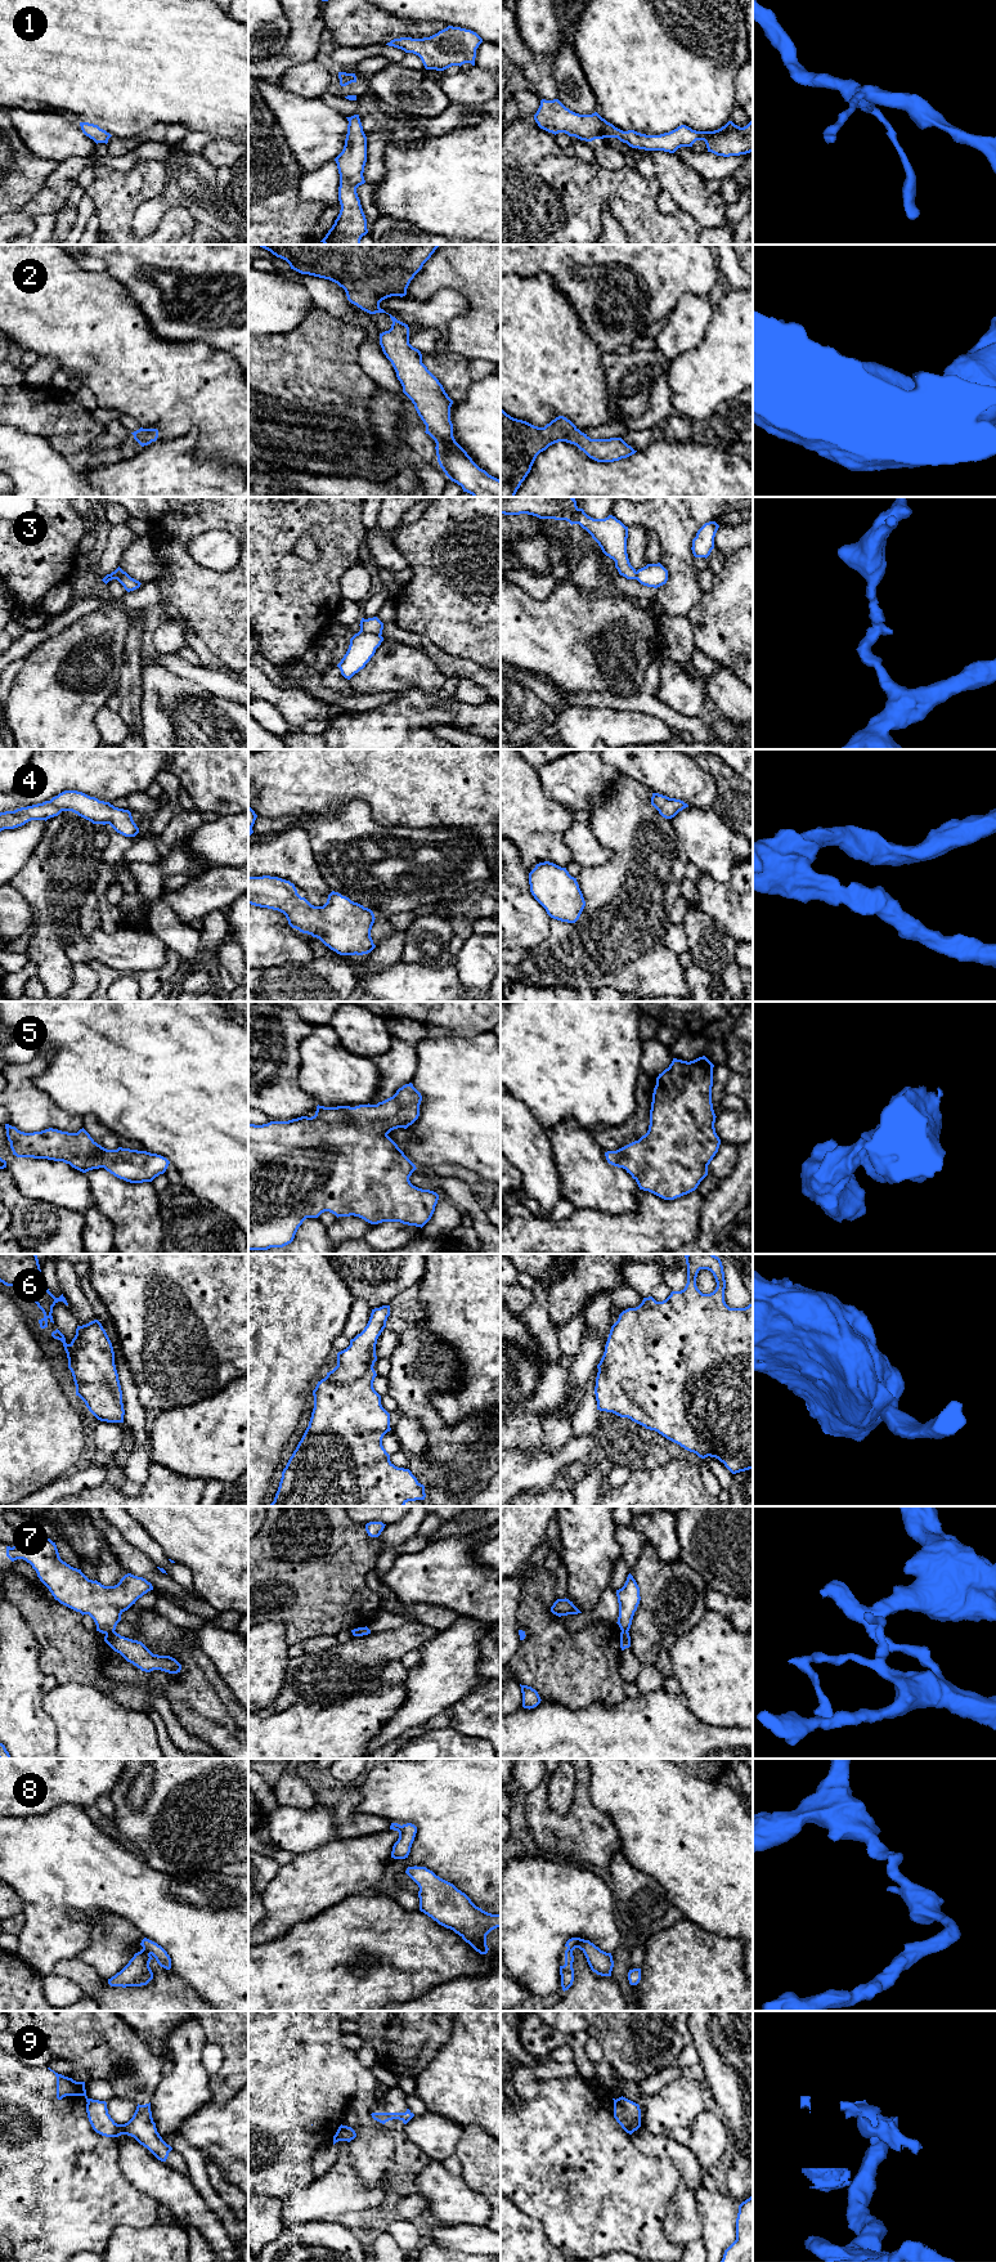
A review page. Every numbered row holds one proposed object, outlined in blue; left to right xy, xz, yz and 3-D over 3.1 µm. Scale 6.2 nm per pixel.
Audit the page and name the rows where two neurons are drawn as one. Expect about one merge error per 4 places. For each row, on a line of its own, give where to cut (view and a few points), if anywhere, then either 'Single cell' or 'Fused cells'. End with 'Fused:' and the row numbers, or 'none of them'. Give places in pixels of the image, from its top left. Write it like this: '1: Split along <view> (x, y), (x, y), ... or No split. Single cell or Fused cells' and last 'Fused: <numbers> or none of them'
1: No split. Single cell
2: No split. Single cell
3: Split along xz (360, 630), (380, 635). Fused cells
4: No split. Single cell
5: No split. Single cell
6: No split. Single cell
7: Split along xy (115, 1631), (106, 1635). Fused cells
8: No split. Single cell
9: Split along xy (89, 2099), (86, 2101). Fused cells
Fused: 3, 7, 9

